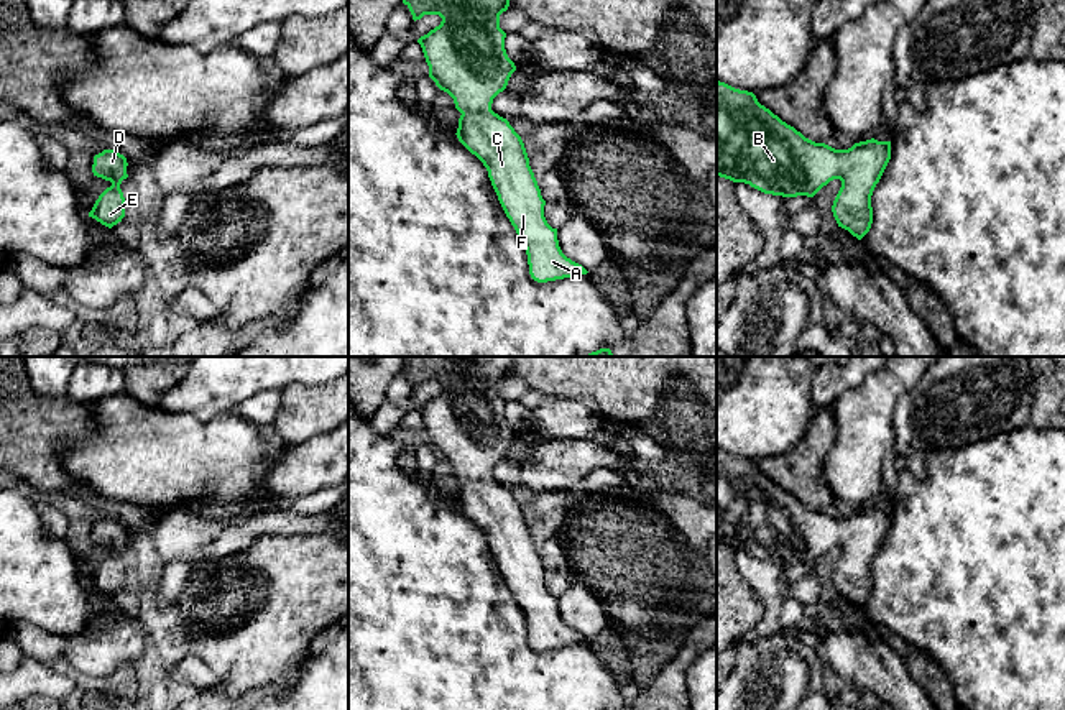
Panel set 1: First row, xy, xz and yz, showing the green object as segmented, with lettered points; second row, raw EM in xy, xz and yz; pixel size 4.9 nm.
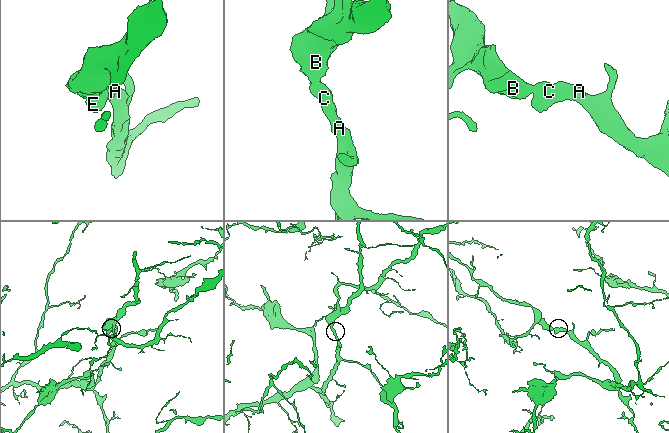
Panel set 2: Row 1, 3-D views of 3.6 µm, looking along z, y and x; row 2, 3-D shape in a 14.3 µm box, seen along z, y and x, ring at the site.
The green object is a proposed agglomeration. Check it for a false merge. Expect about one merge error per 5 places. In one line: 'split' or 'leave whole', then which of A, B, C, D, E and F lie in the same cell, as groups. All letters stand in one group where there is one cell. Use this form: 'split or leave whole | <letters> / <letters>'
leave whole | A B C D E F

